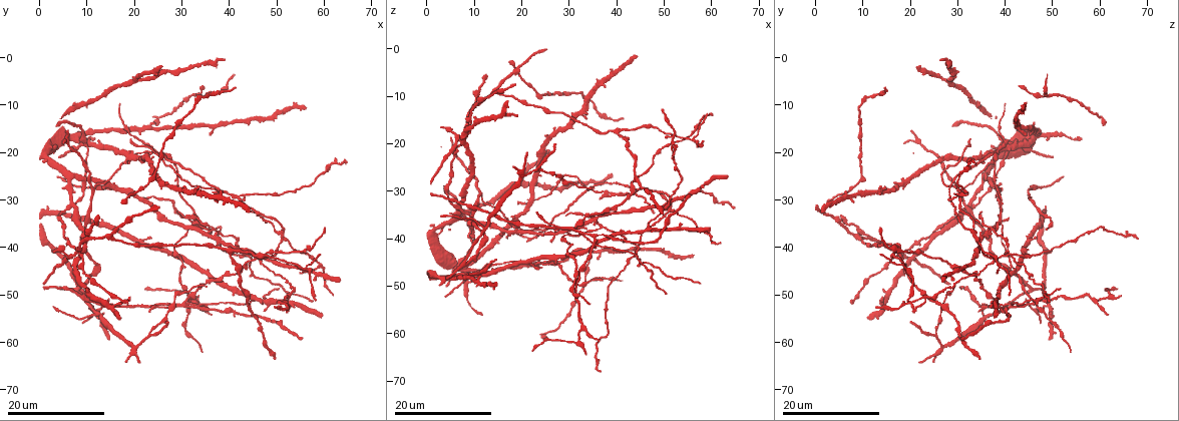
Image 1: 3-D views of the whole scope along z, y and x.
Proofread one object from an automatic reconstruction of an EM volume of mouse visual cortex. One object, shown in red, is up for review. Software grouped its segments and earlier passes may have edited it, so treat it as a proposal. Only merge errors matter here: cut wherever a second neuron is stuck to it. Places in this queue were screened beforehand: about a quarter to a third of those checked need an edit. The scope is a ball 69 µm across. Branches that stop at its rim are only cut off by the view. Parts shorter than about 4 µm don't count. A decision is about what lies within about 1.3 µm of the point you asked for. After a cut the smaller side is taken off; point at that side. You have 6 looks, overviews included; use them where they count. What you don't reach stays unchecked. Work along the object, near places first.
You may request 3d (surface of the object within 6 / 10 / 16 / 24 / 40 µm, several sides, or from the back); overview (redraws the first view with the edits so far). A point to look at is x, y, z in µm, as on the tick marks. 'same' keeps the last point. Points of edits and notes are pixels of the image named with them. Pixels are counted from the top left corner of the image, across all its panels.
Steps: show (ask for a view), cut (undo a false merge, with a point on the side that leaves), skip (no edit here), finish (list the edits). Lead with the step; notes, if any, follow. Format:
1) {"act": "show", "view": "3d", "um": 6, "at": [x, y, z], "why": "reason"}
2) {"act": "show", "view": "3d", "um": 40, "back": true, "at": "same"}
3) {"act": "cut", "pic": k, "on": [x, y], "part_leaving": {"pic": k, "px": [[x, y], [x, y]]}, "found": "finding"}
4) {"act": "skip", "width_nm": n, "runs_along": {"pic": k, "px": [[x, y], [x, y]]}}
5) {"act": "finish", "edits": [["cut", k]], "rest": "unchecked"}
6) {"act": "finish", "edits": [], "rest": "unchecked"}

{"act": "show", "view": "3d", "um": 24, "at": [56.5, 44.5, 19.5], "why": "four or more arms meet"}

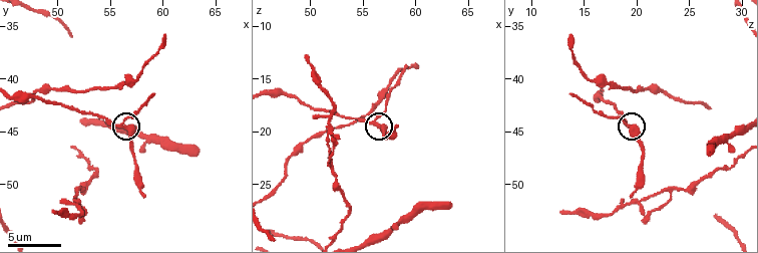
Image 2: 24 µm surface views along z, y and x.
{"act": "show", "view": "3d", "um": 10, "at": [56.2, 44.4, 19.0]}

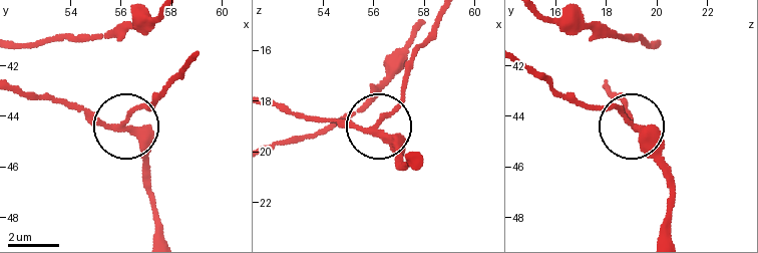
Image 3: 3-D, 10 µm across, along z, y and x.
{"act": "skip", "runs_along": {"pic": 3, "px": [[19, 86], [83, 105], [109, 123], [148, 110], [159, 99]]}, "found": "all the same neuron"}

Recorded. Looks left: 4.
{"act": "show", "view": "3d", "um": 16, "at": [37.0, 35.5, 37.0], "why": "four arms meet"}

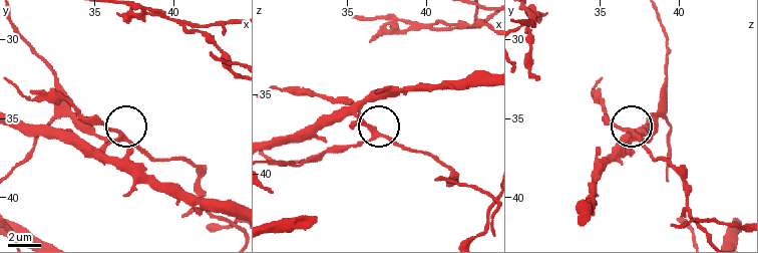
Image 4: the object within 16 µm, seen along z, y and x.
{"act": "show", "view": "3d", "um": 10, "at": [36.8, 36.1, 37.2], "why": "closer look"}

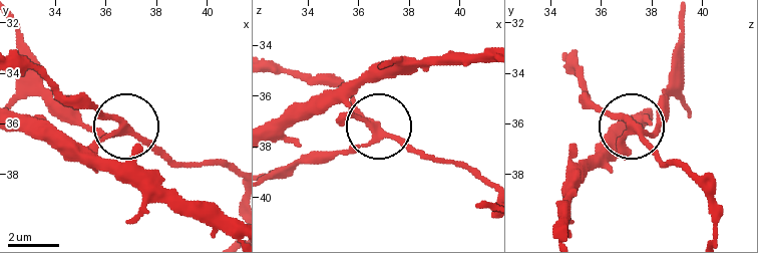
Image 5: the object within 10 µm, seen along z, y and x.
{"act": "cut", "pic": 5, "on": [343, 115], "side_arm_um": 10, "part_leaving": {"pic": 5, "px": [[363, 147], [393, 134], [425, 156], [464, 162], [483, 179]]}, "found": "two neurons meet here"}

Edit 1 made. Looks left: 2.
{"act": "show", "view": "3d", "um": 24, "at": [30.0, 44.0, 41.5], "why": "small branch off a trunk"}

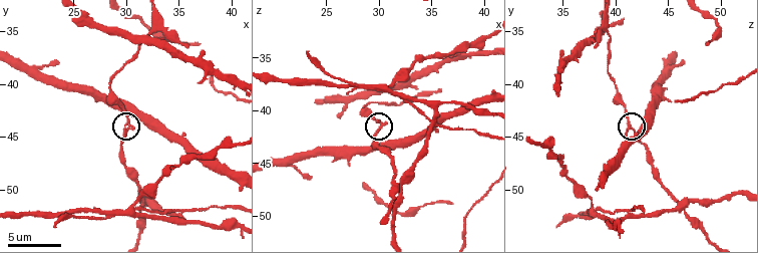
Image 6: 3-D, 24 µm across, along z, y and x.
{"act": "show", "view": "3d", "um": 6, "at": [30.2, 44.0, 41.4]}

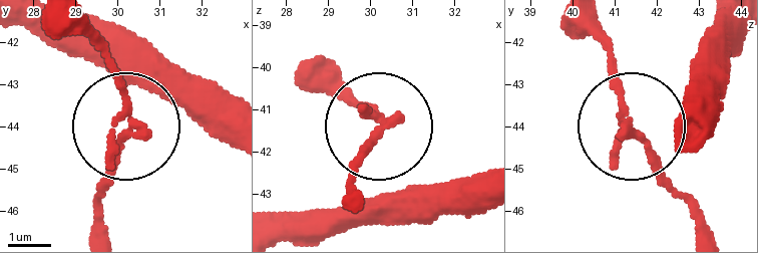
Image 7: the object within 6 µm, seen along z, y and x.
{"act": "skip", "side_arm_um": 39, "runs_along": {"pic": 7, "px": [[586, 19], [604, 41], [629, 123], [712, 77]]}, "found": "all the same neuron"}

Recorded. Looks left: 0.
{"act": "finish", "edits": [["cut", 5]], "rest": "unchecked"}

